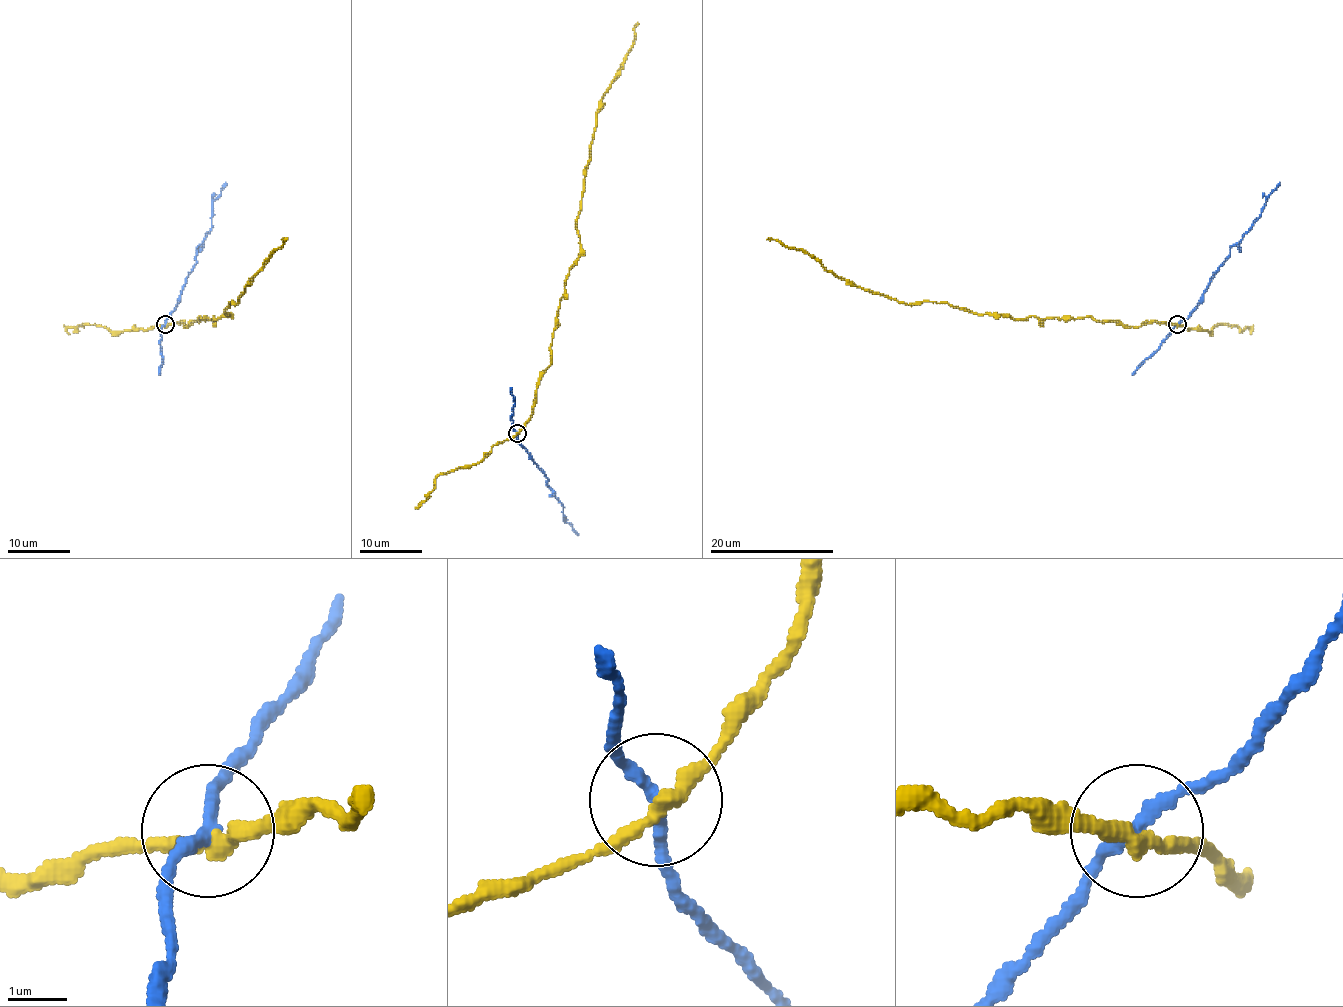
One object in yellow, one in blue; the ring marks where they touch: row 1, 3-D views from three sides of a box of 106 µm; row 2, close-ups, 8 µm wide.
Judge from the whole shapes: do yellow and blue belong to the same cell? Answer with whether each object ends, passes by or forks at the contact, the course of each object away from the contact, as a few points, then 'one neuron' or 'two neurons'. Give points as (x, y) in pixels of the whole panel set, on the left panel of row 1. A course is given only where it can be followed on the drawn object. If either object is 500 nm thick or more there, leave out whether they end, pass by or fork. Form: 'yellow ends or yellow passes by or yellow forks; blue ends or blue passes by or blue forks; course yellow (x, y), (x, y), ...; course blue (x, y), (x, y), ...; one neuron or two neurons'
yellow passes by; blue passes by; course yellow (165, 325), (186, 326), (199, 317), (228, 314), (230, 303), (236, 305), (247, 283), (286, 239); course blue (165, 325), (177, 305), (185, 278), (196, 263), (196, 249), (211, 230), (211, 204), (225, 182); two neurons

